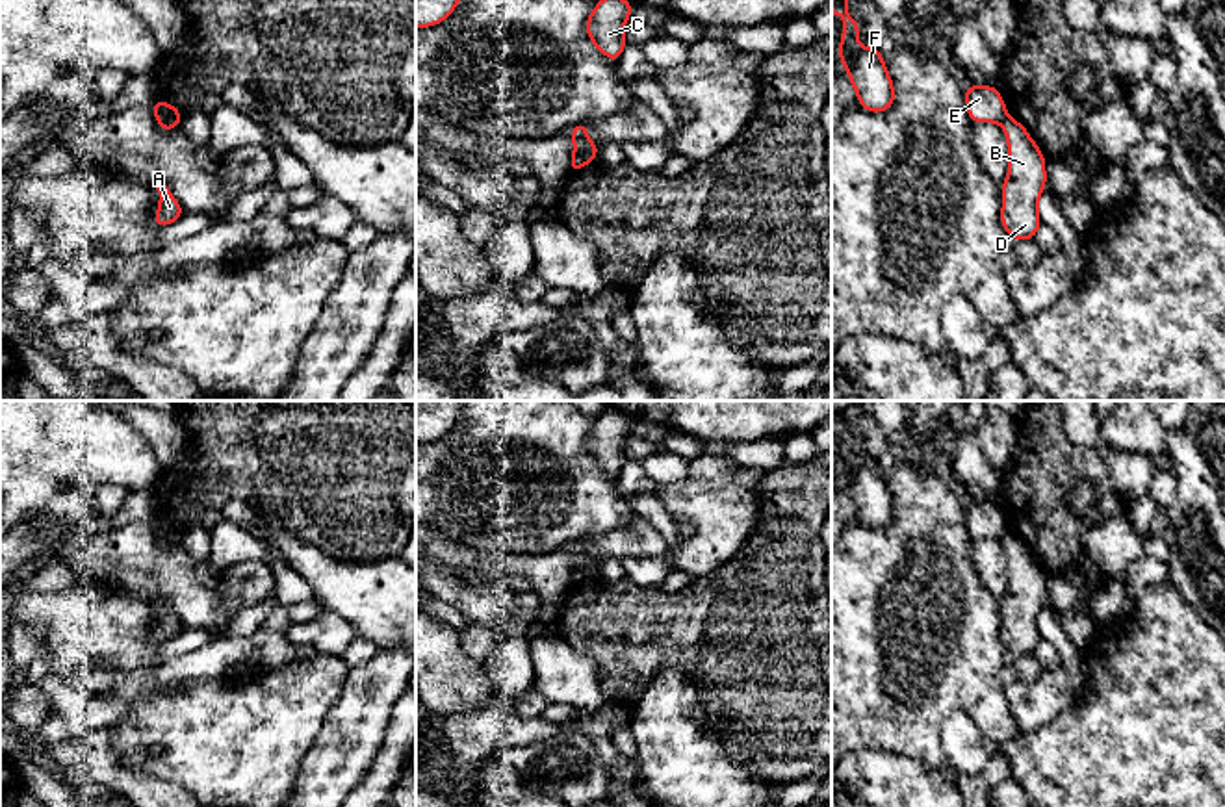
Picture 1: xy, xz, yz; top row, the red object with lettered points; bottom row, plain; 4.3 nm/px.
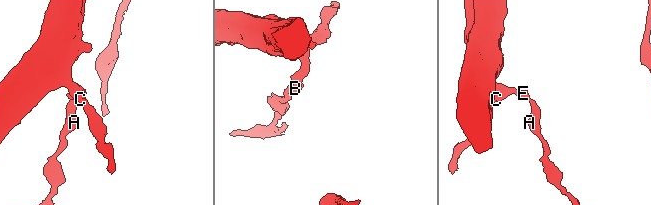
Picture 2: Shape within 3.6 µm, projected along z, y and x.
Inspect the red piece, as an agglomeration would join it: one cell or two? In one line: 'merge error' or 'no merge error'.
merge error

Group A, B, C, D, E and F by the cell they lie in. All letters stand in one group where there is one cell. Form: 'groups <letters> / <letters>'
groups A B D / C E F

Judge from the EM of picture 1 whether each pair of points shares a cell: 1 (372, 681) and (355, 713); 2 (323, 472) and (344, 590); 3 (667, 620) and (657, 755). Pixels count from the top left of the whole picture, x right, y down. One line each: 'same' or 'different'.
1: same
2: different
3: different

